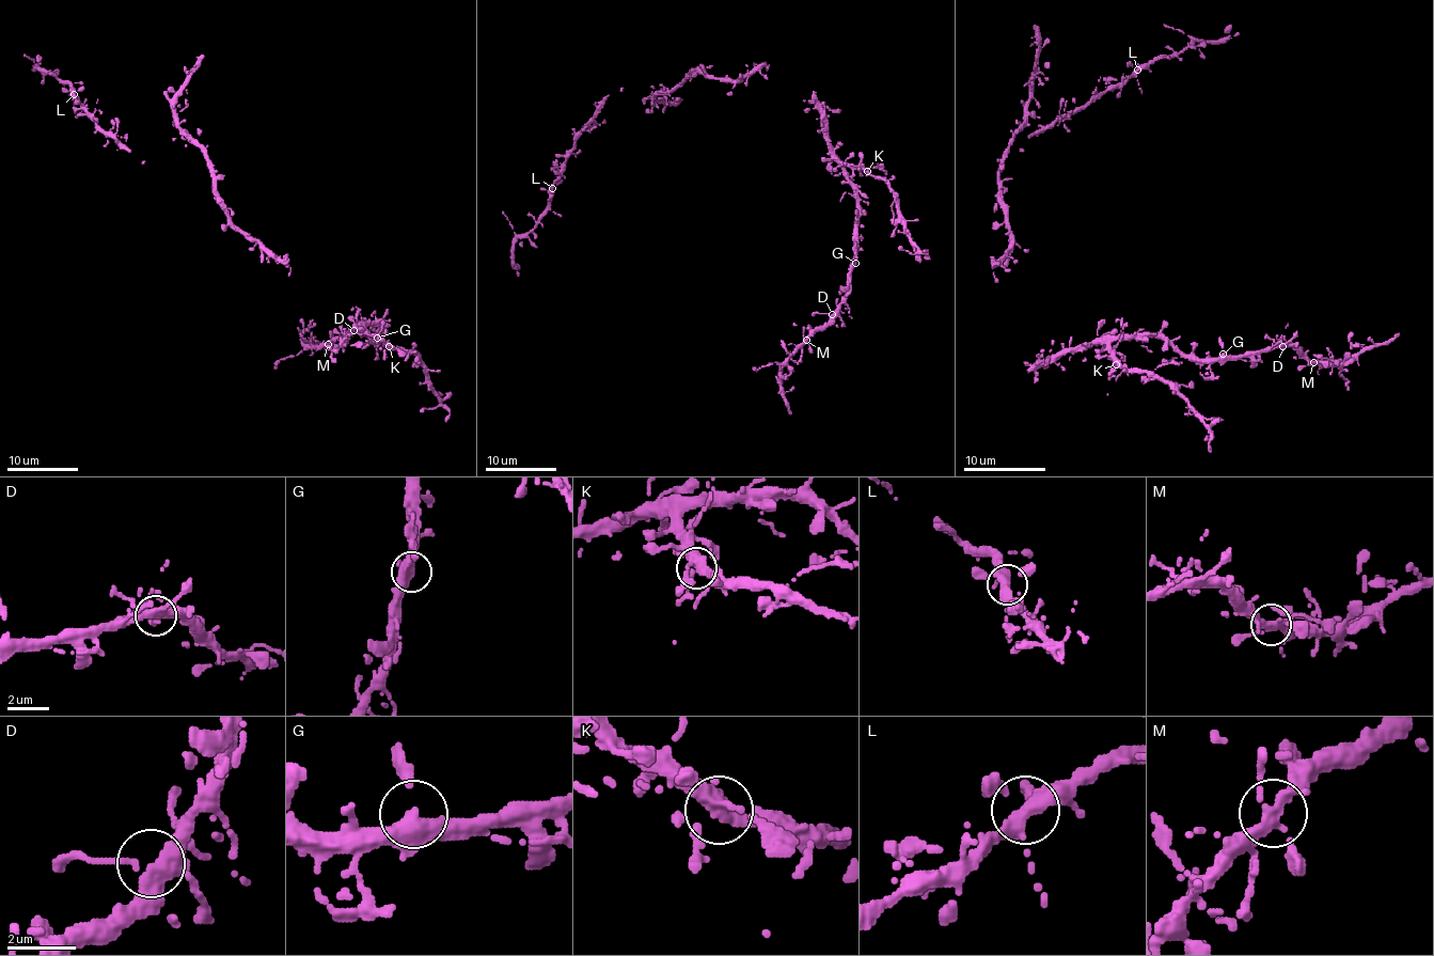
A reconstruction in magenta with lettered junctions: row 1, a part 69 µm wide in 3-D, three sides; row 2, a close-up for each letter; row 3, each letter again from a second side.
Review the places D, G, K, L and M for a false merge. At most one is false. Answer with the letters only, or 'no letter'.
no letter

